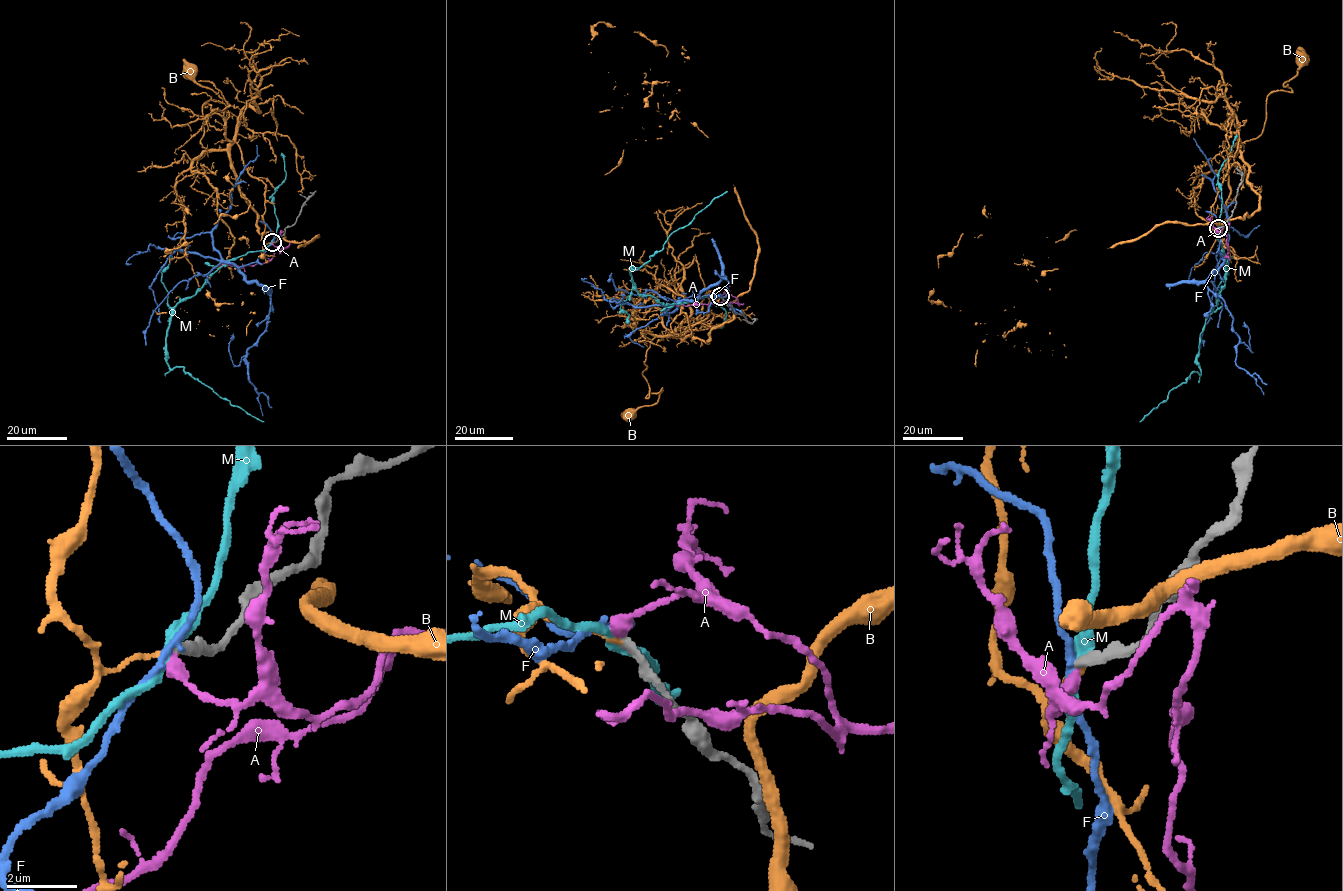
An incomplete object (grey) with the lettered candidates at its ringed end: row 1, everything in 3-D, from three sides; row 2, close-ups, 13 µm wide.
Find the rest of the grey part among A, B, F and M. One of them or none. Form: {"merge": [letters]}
{"merge": []}

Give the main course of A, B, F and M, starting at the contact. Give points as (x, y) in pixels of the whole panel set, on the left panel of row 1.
A: (272, 242), (274, 246), (286, 247), (290, 242), (263, 263), (241, 267), (219, 264)
B: (272, 242), (262, 238), (265, 184), (249, 174), (236, 143), (202, 147), (202, 107), (223, 99), (190, 71)
F: (272, 242), (239, 269), (270, 294), (266, 327), (246, 364), (271, 408)
M: (272, 242), (263, 250), (232, 258), (178, 303), (167, 329), (165, 349), (171, 369), (182, 366), (264, 422)

